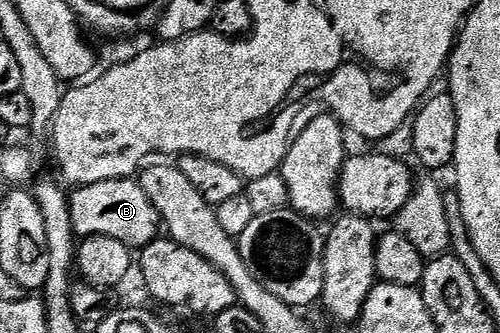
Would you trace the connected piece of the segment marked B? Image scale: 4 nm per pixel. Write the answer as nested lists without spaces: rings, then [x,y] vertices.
[[[134,177],[101,180],[97,184],[80,186],[70,191],[73,228],[80,239],[112,237],[130,248],[142,248],[161,234],[161,219],[157,208],[145,196]]]

